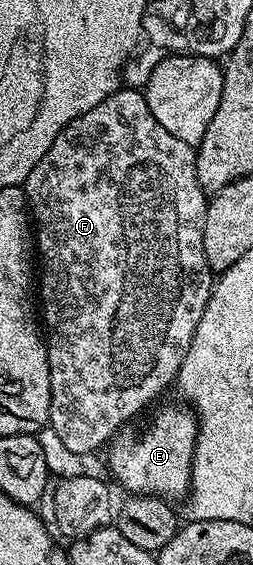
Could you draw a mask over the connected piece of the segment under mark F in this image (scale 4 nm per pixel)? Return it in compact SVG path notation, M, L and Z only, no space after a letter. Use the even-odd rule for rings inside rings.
M121 88L109 94L98 108L90 108L78 116L50 144L50 152L38 160L22 187L30 207L30 218L34 223L34 246L40 249L38 258L38 302L42 307L42 322L46 327L46 345L50 364L50 416L48 426L58 432L59 439L73 452L90 453L99 451L99 446L107 447L121 433L120 425L138 413L151 398L162 393L176 381L176 373L190 352L194 332L206 312L206 304L212 295L213 271L208 269L202 244L202 228L209 199L206 191L198 184L196 172L196 152L186 140L170 136L148 107L143 93L136 88Z

